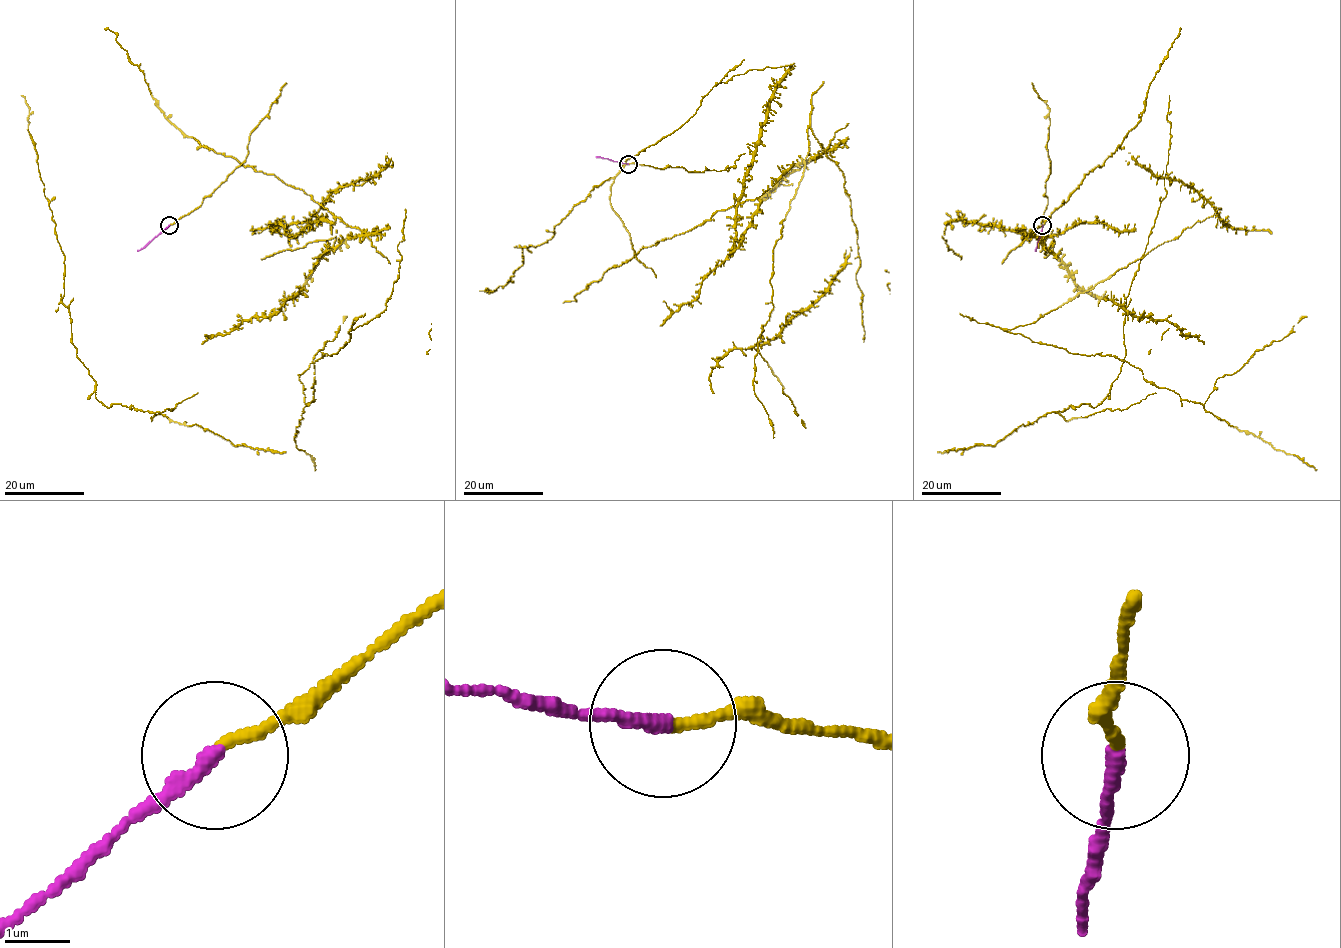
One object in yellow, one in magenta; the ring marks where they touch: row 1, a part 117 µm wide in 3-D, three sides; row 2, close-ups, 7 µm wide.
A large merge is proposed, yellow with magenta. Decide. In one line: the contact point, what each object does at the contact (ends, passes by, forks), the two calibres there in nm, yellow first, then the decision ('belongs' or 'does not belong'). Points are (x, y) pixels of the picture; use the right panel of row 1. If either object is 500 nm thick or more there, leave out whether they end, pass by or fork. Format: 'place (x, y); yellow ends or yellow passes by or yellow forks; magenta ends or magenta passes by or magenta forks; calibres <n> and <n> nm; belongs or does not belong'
place (1042, 225); yellow ends; magenta ends; calibres 170 and 240 nm; belongs

